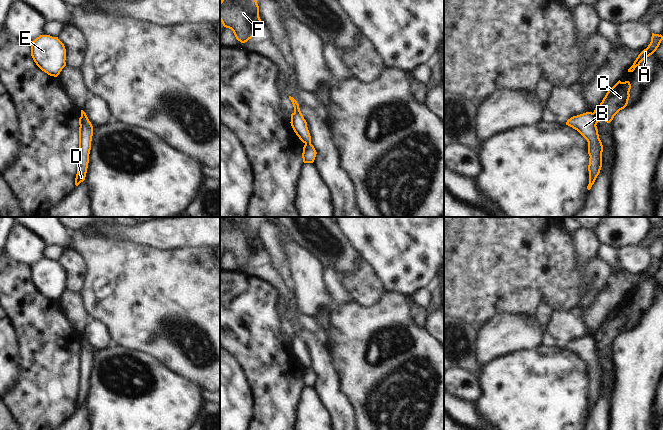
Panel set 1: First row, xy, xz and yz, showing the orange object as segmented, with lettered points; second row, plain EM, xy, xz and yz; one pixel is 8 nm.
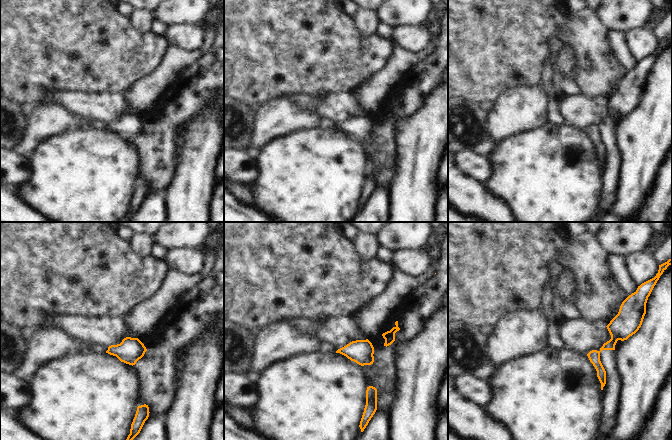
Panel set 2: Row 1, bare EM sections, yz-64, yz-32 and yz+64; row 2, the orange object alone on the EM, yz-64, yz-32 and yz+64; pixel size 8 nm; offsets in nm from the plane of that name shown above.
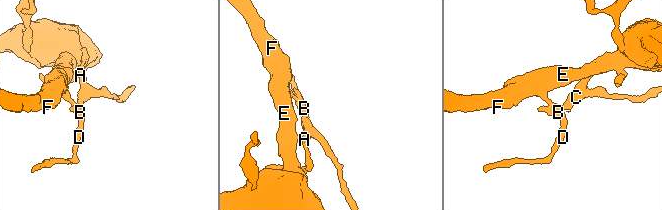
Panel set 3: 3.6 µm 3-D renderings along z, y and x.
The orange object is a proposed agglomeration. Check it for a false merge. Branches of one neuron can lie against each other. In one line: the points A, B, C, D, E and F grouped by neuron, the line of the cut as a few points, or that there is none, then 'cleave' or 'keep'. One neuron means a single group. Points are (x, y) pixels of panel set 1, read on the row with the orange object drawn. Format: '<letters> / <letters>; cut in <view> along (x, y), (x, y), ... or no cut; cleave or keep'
A C / B D E F; cut in yz along (592, 113), (597, 122); cleave

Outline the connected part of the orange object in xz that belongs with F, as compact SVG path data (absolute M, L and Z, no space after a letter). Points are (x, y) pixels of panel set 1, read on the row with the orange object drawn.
M221 0L220 21L233 31L241 43L251 39L260 27L259 6L256 0Z

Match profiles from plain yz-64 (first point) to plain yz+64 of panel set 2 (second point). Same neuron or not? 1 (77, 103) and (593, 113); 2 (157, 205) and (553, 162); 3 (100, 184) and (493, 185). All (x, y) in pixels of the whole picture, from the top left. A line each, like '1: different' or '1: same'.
1: same
2: different
3: same

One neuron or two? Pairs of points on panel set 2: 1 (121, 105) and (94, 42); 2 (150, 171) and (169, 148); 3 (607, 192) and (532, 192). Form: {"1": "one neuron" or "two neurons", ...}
{"1": "two neurons", "2": "one neuron", "3": "two neurons"}

